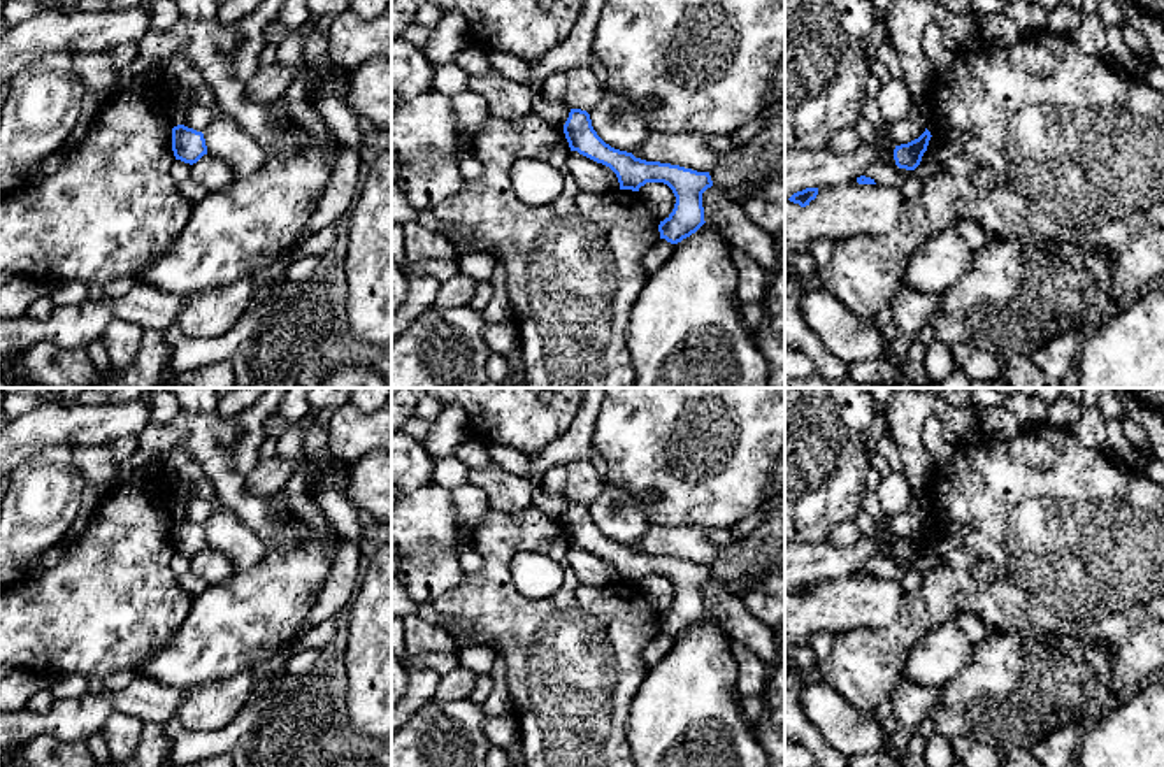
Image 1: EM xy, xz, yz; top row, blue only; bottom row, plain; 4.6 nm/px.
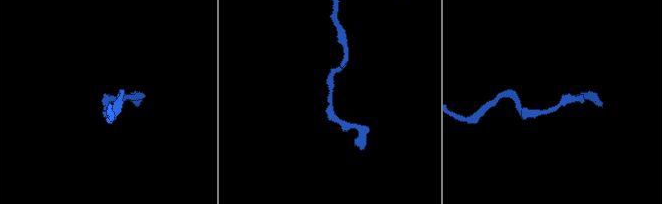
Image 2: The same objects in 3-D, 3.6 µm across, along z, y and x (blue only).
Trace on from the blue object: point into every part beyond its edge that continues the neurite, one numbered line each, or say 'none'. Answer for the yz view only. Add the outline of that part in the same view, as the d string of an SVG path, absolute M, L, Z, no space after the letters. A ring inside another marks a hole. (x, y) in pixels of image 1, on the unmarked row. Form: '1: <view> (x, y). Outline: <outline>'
none

